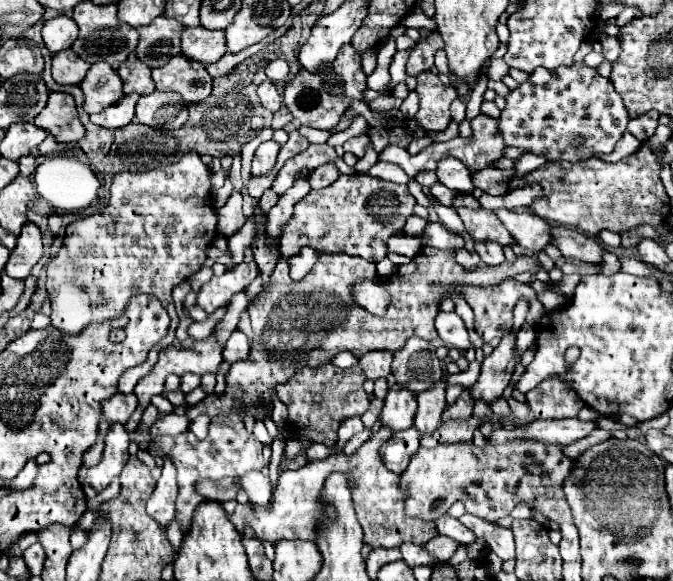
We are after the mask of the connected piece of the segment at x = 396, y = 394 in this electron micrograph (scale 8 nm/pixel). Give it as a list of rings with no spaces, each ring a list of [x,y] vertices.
[[[394,384],[388,390],[388,396],[384,400],[380,420],[382,420],[382,426],[390,428],[390,432],[400,432],[400,430],[406,430],[412,426],[414,412],[416,412],[414,394],[406,392],[406,388],[398,388],[398,384]]]

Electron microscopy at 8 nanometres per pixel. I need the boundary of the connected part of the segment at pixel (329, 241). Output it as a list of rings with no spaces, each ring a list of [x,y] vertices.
[[[340,174],[336,182],[320,190],[310,190],[294,206],[294,216],[282,230],[280,254],[290,258],[300,254],[302,246],[312,246],[318,252],[344,252],[350,256],[362,256],[370,262],[380,262],[388,254],[388,238],[404,228],[406,218],[412,216],[414,204],[416,200],[406,184],[366,174]]]

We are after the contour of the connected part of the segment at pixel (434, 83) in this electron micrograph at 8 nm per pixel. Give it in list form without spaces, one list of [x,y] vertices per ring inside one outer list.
[[[430,70],[418,76],[416,92],[420,94],[420,110],[414,120],[426,132],[440,132],[450,124],[450,104],[458,96],[456,88],[444,84]]]

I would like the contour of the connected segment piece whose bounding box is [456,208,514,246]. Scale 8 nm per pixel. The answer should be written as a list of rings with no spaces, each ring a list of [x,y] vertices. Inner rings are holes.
[[[456,208],[458,216],[462,218],[466,232],[476,240],[494,240],[502,246],[506,244],[514,244],[510,232],[506,232],[506,228],[502,228],[502,222],[490,212],[490,210],[472,210],[472,208]]]

